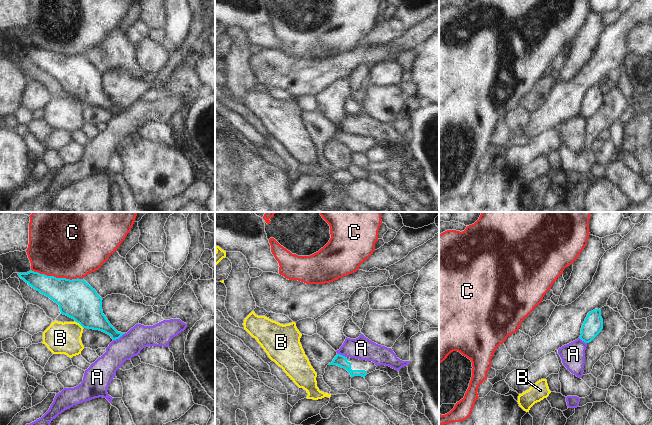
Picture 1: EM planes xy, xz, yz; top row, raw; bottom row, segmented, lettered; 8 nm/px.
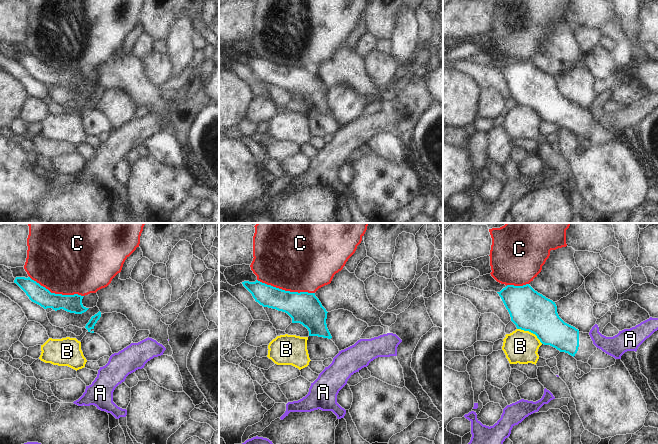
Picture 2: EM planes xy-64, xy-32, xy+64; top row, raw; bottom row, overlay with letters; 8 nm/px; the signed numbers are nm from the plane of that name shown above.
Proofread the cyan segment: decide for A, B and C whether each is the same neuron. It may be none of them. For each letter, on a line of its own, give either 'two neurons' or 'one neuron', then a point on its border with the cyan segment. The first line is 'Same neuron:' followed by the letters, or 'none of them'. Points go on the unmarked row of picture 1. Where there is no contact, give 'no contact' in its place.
Same neuron: none of them
A: two neurons | xy (119, 113)
B: two neurons | xy (80, 100)
C: two neurons | xy (57, 54)

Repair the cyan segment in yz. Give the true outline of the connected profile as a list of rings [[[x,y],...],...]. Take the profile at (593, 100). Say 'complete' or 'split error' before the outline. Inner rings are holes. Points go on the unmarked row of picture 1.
complete; [[[595,85],[588,89],[582,104],[580,115],[585,119],[591,118],[603,105],[601,85]]]

